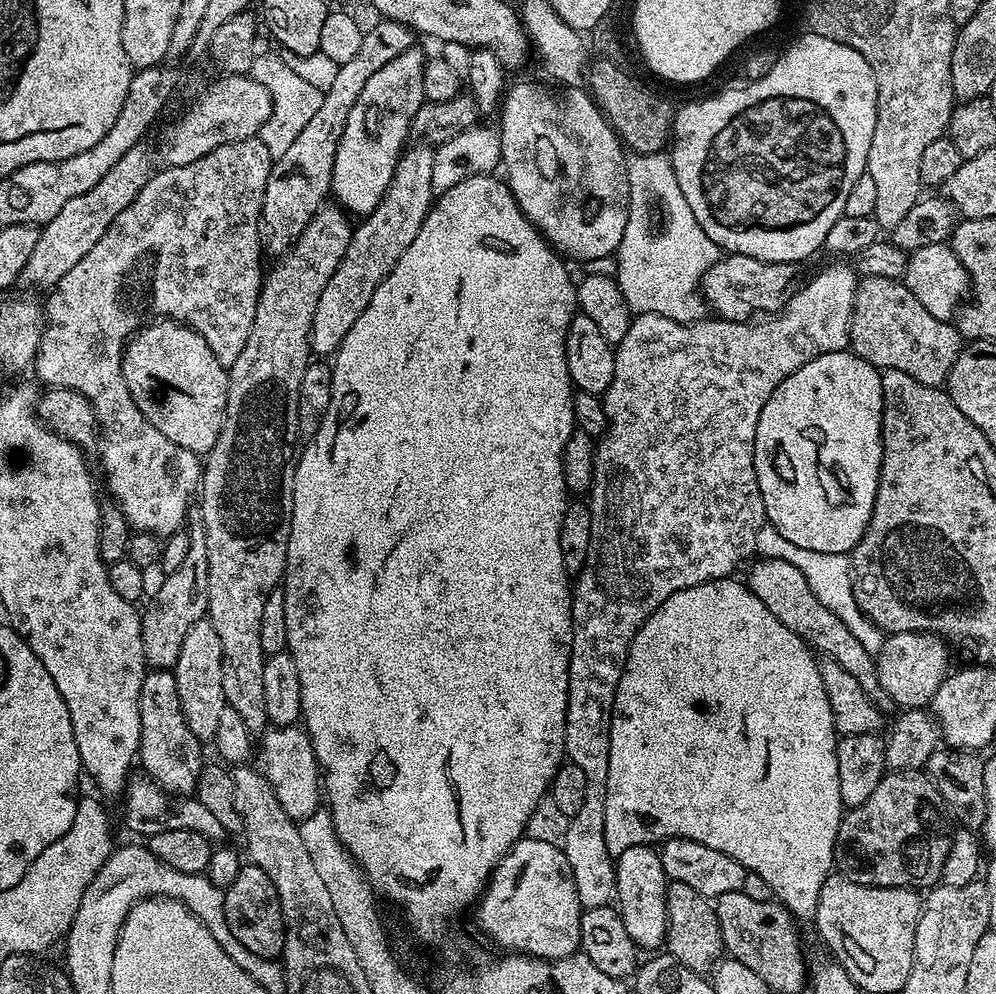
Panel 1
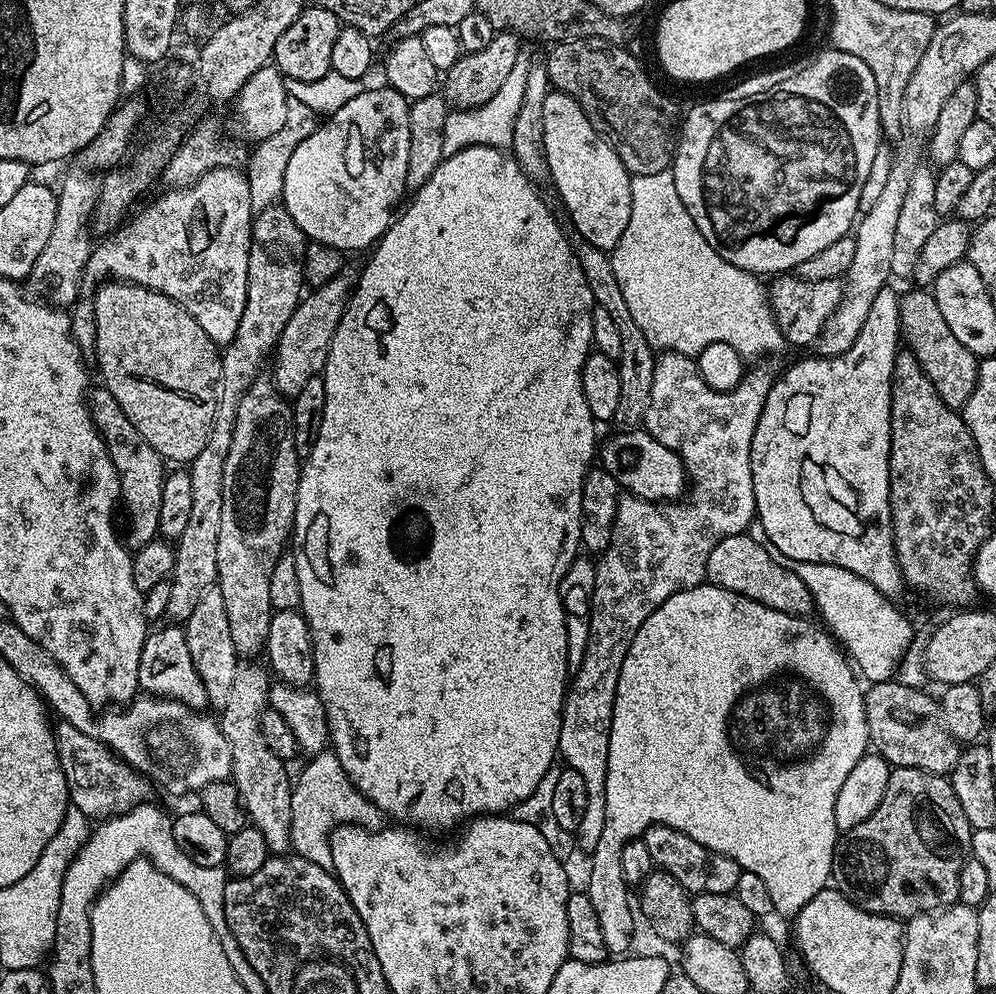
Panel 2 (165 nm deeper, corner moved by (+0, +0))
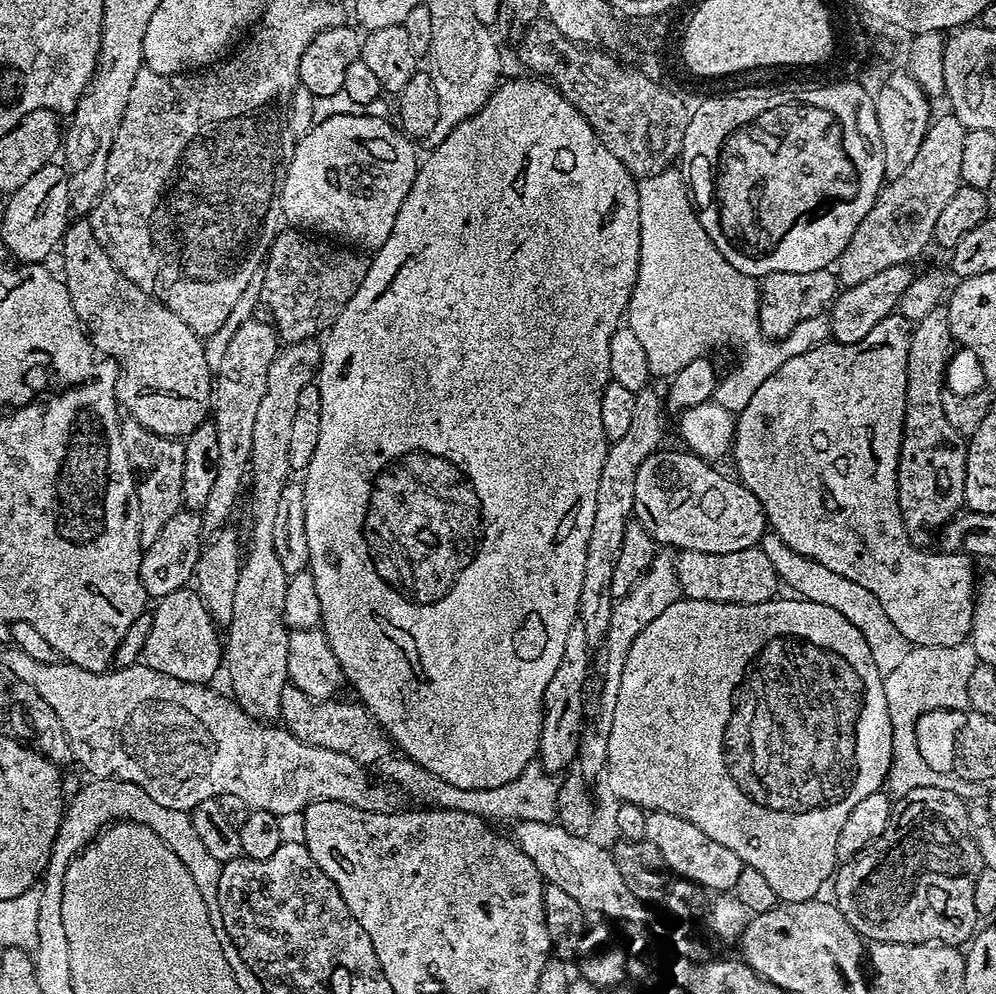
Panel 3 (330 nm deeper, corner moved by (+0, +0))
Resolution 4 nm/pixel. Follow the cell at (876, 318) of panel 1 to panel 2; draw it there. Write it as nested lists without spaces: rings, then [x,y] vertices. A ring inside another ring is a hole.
[[[916,290],[908,292],[900,300],[898,311],[900,314],[900,334],[907,351],[918,358],[922,370],[934,382],[942,402],[946,406],[960,410],[964,403],[974,394],[974,386],[978,382],[980,360],[958,338],[954,338],[950,326],[946,326],[946,318],[942,318],[942,310],[938,310],[938,302],[931,291]]]

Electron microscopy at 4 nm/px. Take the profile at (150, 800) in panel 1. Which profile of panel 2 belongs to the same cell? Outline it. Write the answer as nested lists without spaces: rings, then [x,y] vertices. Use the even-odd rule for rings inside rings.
[[[60,722],[55,725],[56,753],[68,783],[68,798],[71,807],[82,810],[89,821],[99,822],[110,816],[121,816],[140,804],[153,799],[154,785],[147,776],[134,770],[108,745],[98,742],[90,734],[82,734],[74,726]]]

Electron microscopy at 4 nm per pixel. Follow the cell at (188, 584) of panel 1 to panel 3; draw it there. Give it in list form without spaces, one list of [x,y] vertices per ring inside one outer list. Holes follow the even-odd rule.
[[[267,319],[264,320],[244,320],[236,328],[236,333],[228,340],[228,345],[224,348],[224,353],[220,356],[220,372],[215,373],[214,376],[214,423],[218,430],[218,475],[216,481],[214,481],[214,487],[210,493],[210,499],[206,501],[204,511],[200,513],[200,521],[204,524],[205,533],[211,534],[213,532],[220,531],[221,528],[225,527],[229,523],[228,520],[232,516],[232,511],[236,508],[236,503],[240,500],[240,491],[245,491],[246,481],[250,476],[250,465],[252,462],[252,447],[254,446],[254,421],[258,414],[258,406],[262,402],[263,396],[266,394],[266,374],[270,374],[270,362],[275,358],[278,351],[278,337],[276,335],[275,328],[272,327],[271,323]]]

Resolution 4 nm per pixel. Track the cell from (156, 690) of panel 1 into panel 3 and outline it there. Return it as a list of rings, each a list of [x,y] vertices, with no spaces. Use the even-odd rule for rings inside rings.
[[[191,587],[179,588],[174,594],[159,597],[155,604],[143,663],[182,682],[203,685],[212,682],[216,671],[222,668],[222,636],[216,633],[218,625],[200,601],[200,595]]]

